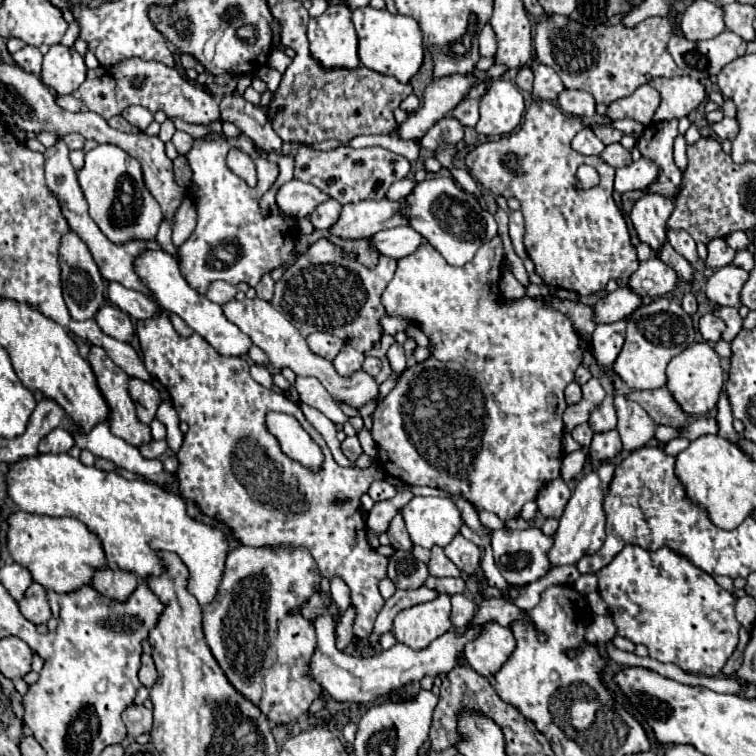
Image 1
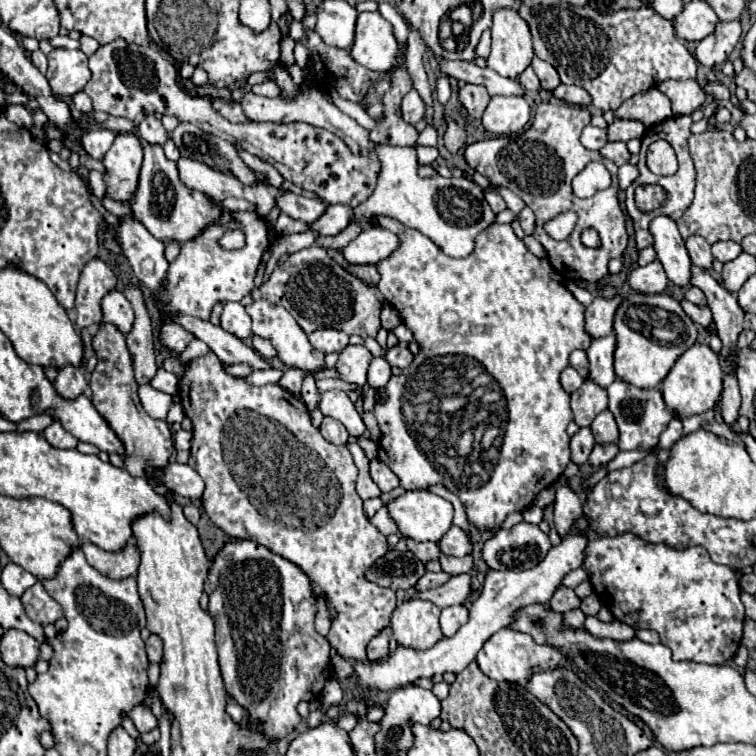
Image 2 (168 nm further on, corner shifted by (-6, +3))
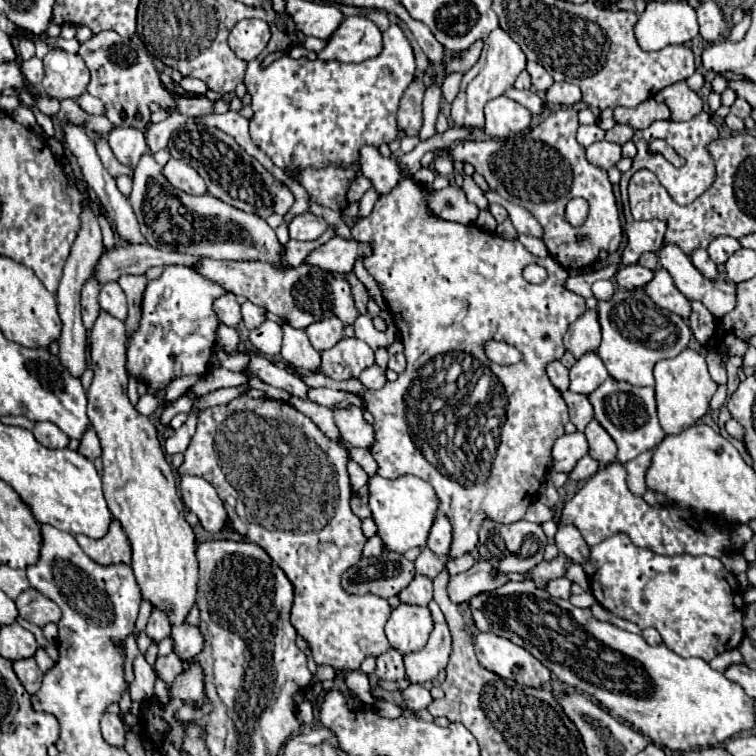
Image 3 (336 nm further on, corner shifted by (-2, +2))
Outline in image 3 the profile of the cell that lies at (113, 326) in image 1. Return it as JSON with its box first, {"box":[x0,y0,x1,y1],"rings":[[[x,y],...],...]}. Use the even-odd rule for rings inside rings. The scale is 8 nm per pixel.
{"box":[100,281,128,321],"rings":[[[110,281],[106,285],[102,285],[102,291],[100,291],[100,307],[110,313],[112,317],[124,321],[126,319],[126,313],[128,313],[128,307],[126,307],[126,297],[120,289],[120,285],[116,281]]]}

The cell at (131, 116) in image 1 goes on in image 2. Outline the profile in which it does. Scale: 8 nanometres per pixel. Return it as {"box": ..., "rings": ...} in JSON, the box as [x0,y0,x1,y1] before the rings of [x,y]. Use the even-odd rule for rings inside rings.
{"box":[138,116,168,144],"rings":[[[146,116],[138,126],[138,136],[150,144],[164,144],[168,140],[168,132],[154,116]]]}

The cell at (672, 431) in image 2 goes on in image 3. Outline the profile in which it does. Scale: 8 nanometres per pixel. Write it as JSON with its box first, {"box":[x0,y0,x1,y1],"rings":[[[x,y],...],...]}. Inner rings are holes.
{"box":[626,451,652,495],"rings":[[[644,451],[636,459],[626,463],[628,487],[634,495],[644,495],[644,491],[646,491],[646,471],[648,471],[650,463],[652,463],[652,451]]]}

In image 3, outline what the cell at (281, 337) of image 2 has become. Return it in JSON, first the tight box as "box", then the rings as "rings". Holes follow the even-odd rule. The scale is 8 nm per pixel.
{"box":[242,301,266,331],"rings":[[[246,301],[242,305],[242,321],[244,321],[244,325],[246,325],[248,331],[258,329],[266,321],[266,309],[260,307],[260,305],[254,305],[250,301]]]}

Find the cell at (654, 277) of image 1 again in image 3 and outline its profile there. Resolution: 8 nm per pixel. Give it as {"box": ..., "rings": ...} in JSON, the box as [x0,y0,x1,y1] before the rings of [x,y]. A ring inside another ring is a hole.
{"box":[616,265,654,289],"rings":[[[626,265],[618,271],[616,281],[624,289],[642,289],[644,285],[648,285],[648,281],[652,281],[652,277],[654,277],[652,269],[646,269],[642,265]]]}

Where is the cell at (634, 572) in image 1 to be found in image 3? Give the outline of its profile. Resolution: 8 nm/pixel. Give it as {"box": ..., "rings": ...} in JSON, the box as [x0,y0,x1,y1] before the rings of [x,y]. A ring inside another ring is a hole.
{"box":[582,533,744,663],"rings":[[[616,533],[606,541],[590,547],[588,559],[582,563],[584,573],[588,575],[592,595],[596,601],[626,621],[636,623],[640,629],[654,627],[668,649],[672,649],[680,657],[700,657],[710,663],[716,655],[736,649],[744,639],[744,599],[740,593],[738,579],[724,569],[720,559],[708,555],[658,555],[650,549],[640,549],[632,545],[630,537],[624,533]]]}

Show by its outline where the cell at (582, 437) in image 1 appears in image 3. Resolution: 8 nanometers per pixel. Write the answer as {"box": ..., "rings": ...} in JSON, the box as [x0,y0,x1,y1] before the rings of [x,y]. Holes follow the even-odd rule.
{"box":[552,431,588,473],"rings":[[[576,431],[572,435],[562,435],[552,447],[552,471],[570,473],[580,457],[588,455],[588,443],[584,433]]]}

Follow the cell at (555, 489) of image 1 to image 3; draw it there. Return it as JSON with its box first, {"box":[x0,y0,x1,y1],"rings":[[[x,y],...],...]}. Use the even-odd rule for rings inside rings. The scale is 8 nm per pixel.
{"box":[556,525,588,563],"rings":[[[562,525],[556,531],[556,547],[560,553],[570,557],[574,563],[584,563],[588,557],[588,545],[574,525]]]}

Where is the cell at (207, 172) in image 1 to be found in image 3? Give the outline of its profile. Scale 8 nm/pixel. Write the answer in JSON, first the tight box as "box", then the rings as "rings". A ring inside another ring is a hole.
{"box":[128,265,228,389],"rings":[[[168,265],[144,291],[142,321],[138,331],[128,339],[128,373],[154,389],[164,389],[172,379],[182,375],[206,373],[220,323],[214,313],[214,301],[224,293],[228,291],[222,285],[202,277],[196,267]]]}

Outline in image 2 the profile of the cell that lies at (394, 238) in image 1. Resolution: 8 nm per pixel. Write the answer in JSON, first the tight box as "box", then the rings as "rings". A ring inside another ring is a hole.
{"box":[340,228,396,264],"rings":[[[366,228],[340,252],[350,264],[378,264],[396,250],[396,234],[384,228]]]}

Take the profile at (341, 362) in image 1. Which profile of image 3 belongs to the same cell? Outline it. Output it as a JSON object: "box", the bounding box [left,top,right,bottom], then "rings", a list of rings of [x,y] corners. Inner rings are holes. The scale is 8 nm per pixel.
{"box":[322,337,374,381],"rings":[[[344,337],[322,353],[322,373],[334,381],[360,377],[362,369],[374,363],[374,351],[356,337]]]}

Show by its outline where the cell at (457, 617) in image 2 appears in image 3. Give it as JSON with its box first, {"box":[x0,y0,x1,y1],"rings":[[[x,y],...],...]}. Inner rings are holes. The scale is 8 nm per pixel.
{"box":[404,621,452,683],"rings":[[[446,621],[436,623],[426,647],[418,653],[404,655],[408,679],[412,683],[424,683],[436,679],[438,673],[446,667],[450,653],[452,653],[452,637],[448,623]]]}

